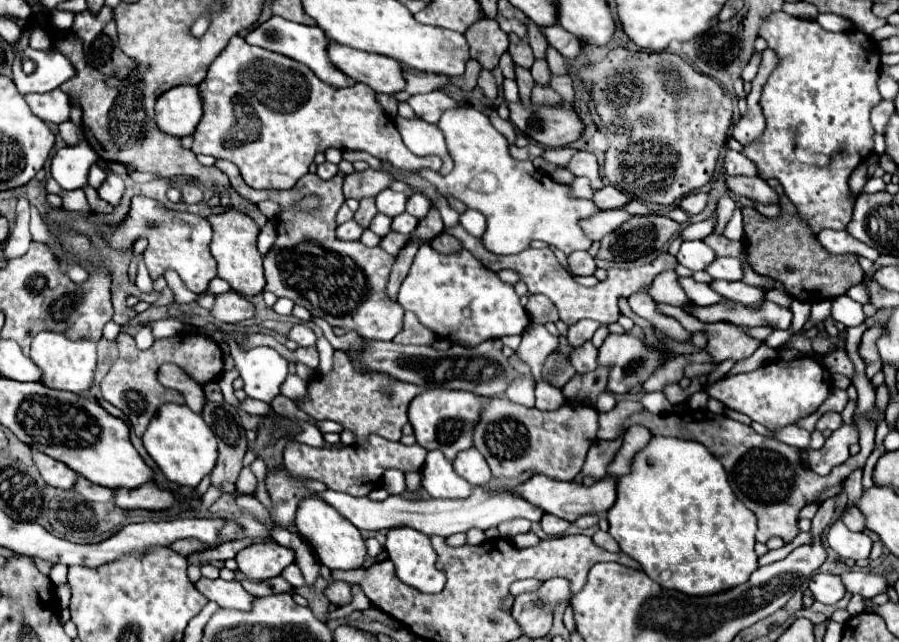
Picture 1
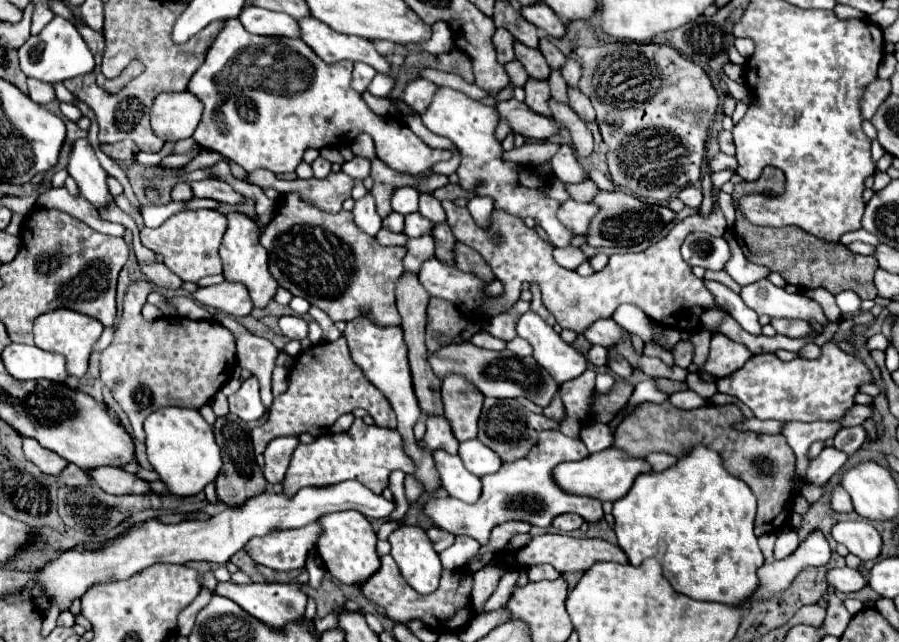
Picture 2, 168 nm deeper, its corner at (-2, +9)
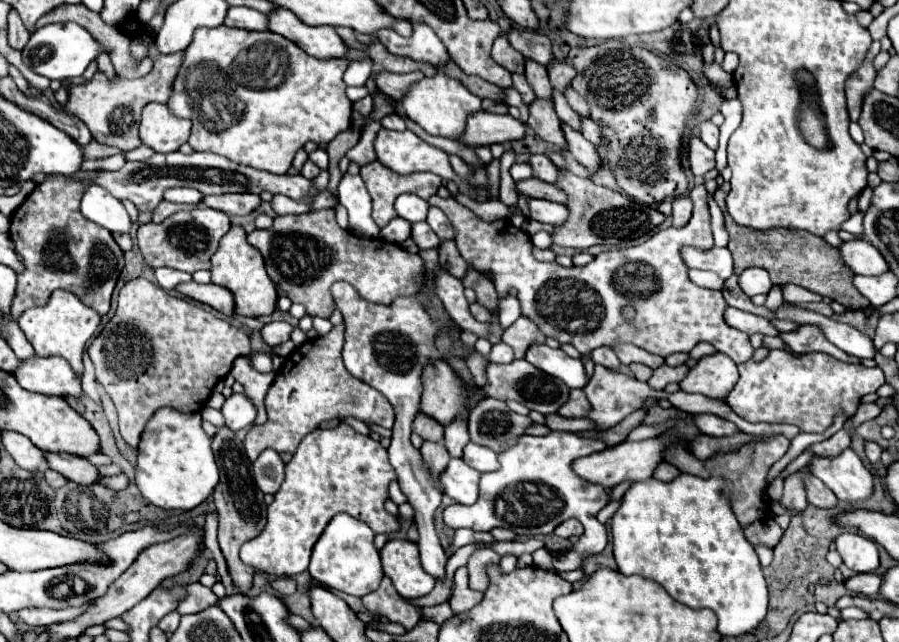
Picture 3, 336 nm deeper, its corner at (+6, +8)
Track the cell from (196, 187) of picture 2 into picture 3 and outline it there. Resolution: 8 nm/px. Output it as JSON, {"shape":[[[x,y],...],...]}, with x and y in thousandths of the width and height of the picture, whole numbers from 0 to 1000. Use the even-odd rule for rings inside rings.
{"shape":[[[268,301],[268,304],[232,304],[226,310],[228,322],[248,329],[253,335],[277,335],[290,319],[290,307],[284,301]]]}

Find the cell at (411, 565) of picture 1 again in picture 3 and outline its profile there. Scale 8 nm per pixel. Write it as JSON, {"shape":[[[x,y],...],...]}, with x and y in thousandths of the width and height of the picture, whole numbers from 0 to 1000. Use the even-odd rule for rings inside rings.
{"shape":[[[437,840],[424,855],[426,893],[437,905],[442,924],[451,933],[466,933],[484,914],[482,899],[468,886],[462,846]]]}

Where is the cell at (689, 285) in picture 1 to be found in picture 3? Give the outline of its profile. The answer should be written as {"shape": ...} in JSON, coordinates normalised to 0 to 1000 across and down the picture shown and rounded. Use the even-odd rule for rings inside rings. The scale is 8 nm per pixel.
{"shape":[[[811,478],[811,481],[806,484],[806,500],[809,500],[813,509],[818,509],[818,512],[831,519],[831,522],[838,522],[838,519],[858,522],[858,525],[864,525],[864,522],[867,522],[867,516],[864,516],[853,497],[842,494],[842,491],[838,491],[838,488],[829,488],[829,484],[815,481],[815,478]]]}

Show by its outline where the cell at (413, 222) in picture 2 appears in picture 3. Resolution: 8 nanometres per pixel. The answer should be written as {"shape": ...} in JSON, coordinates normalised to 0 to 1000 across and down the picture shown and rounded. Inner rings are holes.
{"shape":[[[459,347],[459,363],[457,369],[466,382],[466,388],[486,388],[491,382],[491,372],[479,360],[479,354],[471,347]]]}

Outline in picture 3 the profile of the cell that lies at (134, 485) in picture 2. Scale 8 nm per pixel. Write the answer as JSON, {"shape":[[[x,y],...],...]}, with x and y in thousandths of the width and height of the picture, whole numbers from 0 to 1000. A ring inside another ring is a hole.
{"shape":[[[50,706],[50,718],[59,734],[68,737],[72,746],[83,749],[88,755],[101,755],[110,746],[108,731],[92,712],[77,706]]]}

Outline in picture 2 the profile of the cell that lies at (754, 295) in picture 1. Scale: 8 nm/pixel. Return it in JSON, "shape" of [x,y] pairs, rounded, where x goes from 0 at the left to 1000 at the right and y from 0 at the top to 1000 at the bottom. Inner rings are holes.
{"shape":[[[855,436],[824,445],[824,464],[842,489],[853,489],[858,495],[891,495],[898,502],[907,498],[913,508],[920,505],[920,495],[907,467],[891,458],[875,458]]]}

